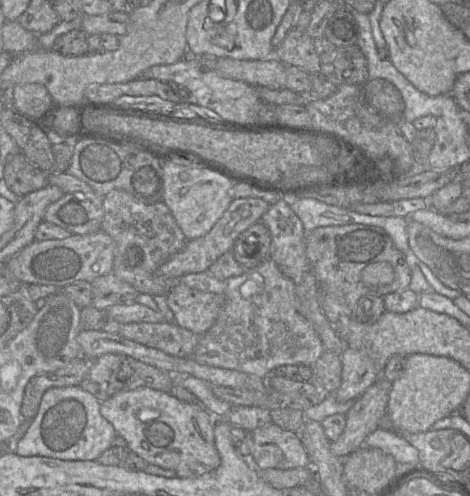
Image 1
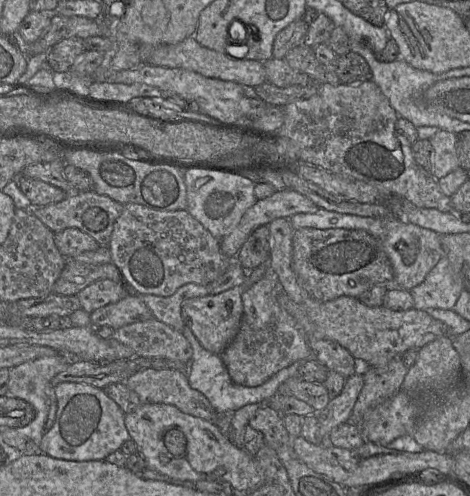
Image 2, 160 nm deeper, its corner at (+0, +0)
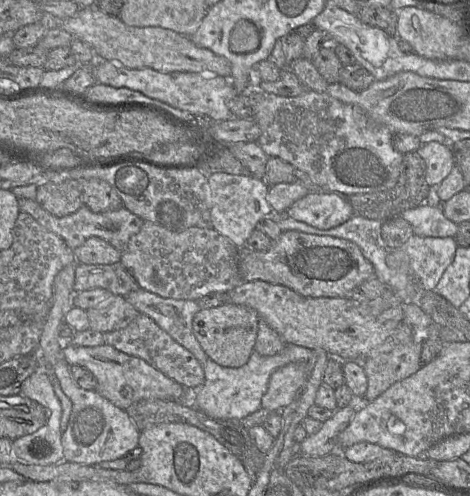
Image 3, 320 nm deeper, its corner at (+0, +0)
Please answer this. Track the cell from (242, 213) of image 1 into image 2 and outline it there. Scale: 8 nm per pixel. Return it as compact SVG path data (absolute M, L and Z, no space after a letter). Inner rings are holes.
M276 190L271 196L258 199L242 216L238 225L220 240L220 249L227 258L236 258L249 235L260 226L277 218L290 218L298 213L315 213L319 207L295 190Z

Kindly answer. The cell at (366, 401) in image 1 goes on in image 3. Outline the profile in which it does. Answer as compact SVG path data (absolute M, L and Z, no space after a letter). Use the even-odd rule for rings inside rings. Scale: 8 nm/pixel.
M419 339L367 358L363 367L367 376L364 399L373 401L391 385L418 371L422 366L421 350L422 342Z

